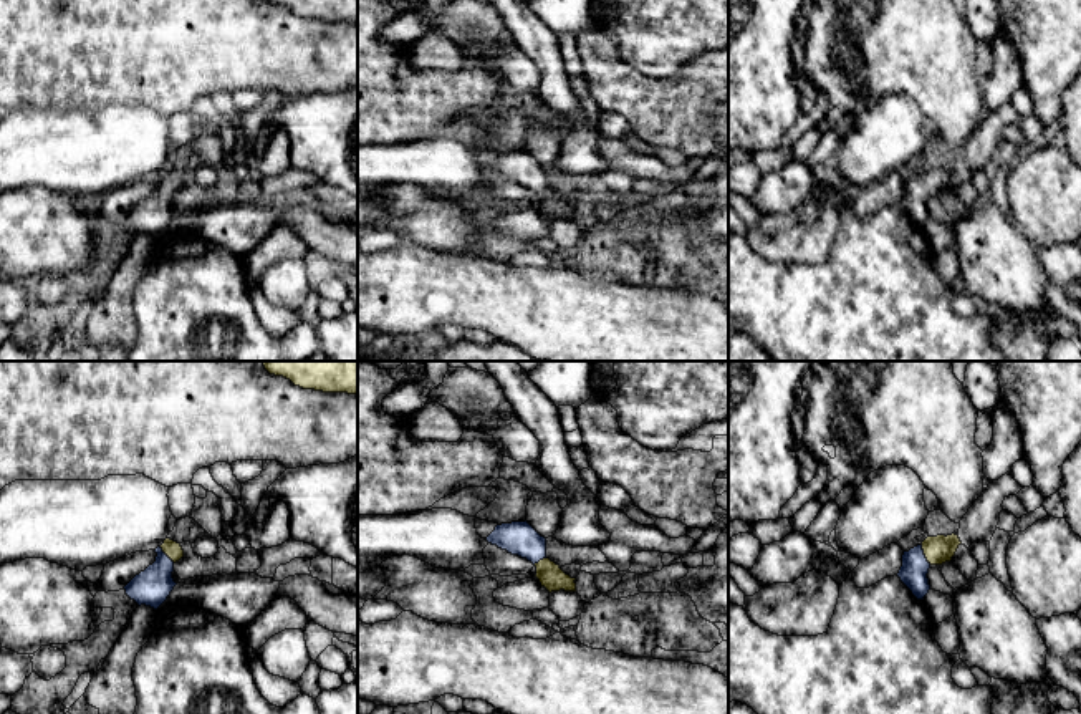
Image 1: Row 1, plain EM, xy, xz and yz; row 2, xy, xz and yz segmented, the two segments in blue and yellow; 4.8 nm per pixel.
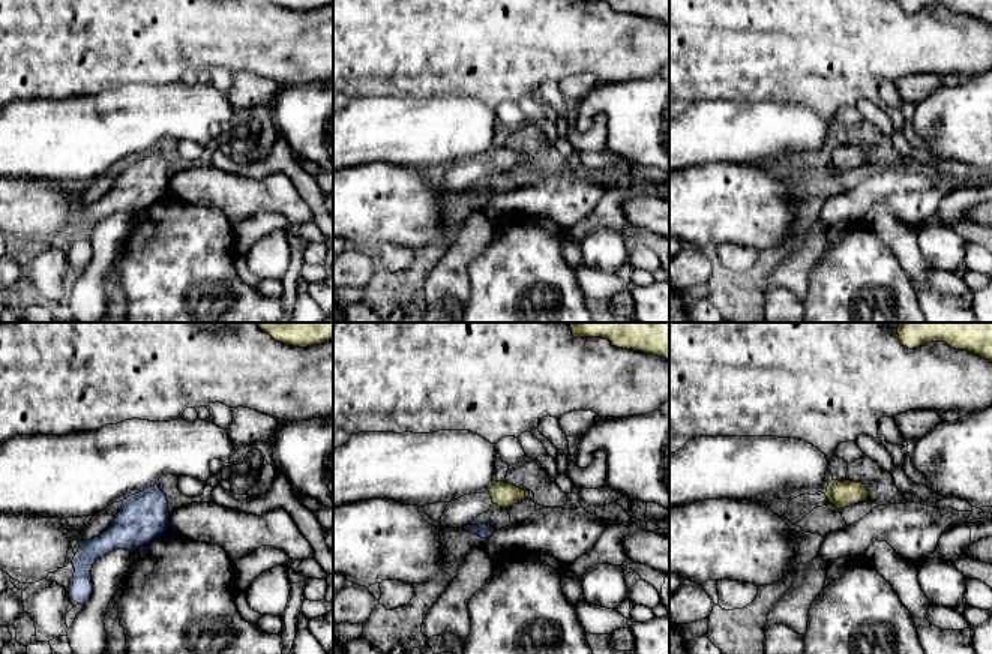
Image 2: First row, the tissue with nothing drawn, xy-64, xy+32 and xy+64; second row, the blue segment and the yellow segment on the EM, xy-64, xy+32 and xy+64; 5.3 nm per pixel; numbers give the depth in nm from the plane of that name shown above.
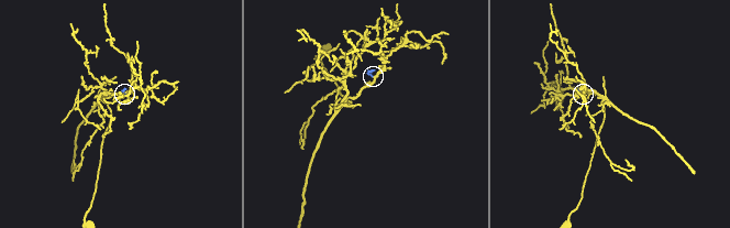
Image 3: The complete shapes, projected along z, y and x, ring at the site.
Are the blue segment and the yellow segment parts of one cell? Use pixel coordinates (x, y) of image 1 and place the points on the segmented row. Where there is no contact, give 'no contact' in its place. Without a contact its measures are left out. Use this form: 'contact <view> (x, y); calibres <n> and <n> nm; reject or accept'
contact yz (924, 555); calibres 140 and 140 nm; accept

